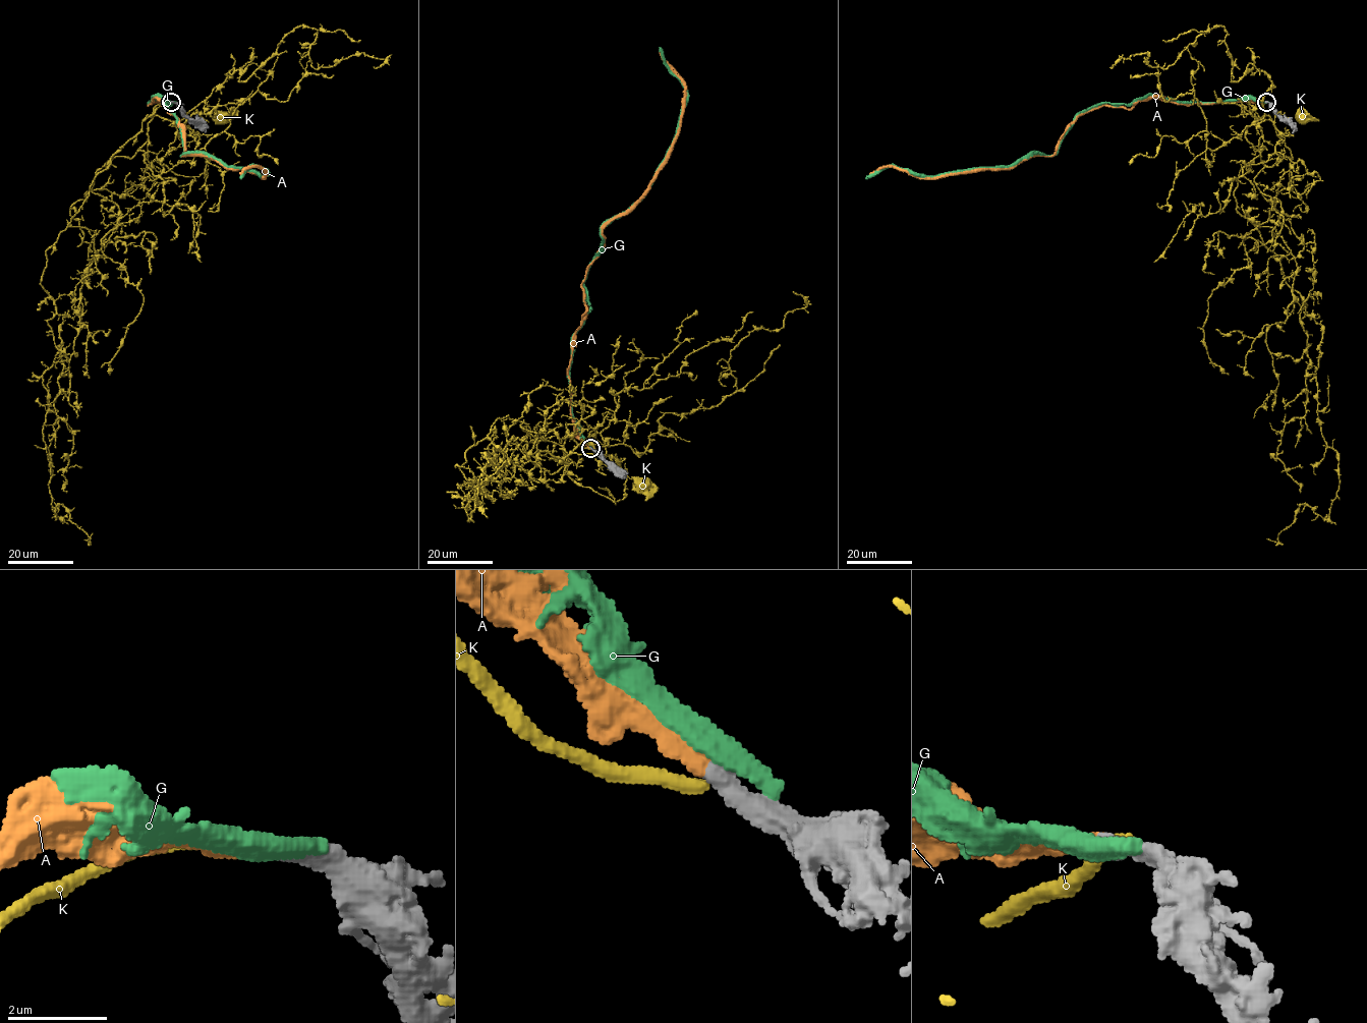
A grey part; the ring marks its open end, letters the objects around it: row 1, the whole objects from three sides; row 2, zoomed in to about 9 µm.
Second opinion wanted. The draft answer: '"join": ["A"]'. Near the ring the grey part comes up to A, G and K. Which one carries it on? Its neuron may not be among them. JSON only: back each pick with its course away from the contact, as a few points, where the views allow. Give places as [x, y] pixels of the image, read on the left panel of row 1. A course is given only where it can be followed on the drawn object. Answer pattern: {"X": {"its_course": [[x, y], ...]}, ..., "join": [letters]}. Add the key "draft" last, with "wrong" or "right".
{"A": {"its_course": [[172, 102], [149, 104], [156, 98], [176, 118], [183, 156], [265, 171], [240, 174]]}, "join": ["A"], "draft": "right"}

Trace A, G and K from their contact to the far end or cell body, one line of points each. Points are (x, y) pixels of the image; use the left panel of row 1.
A: (172, 102), (149, 104), (156, 98), (176, 118), (183, 156), (265, 171), (240, 174)
G: (173, 102), (150, 102), (159, 96), (171, 104), (182, 155), (267, 172), (250, 166), (239, 178)
K: (171, 102), (158, 104), (106, 166), (132, 157), (155, 116), (180, 124), (218, 115)

